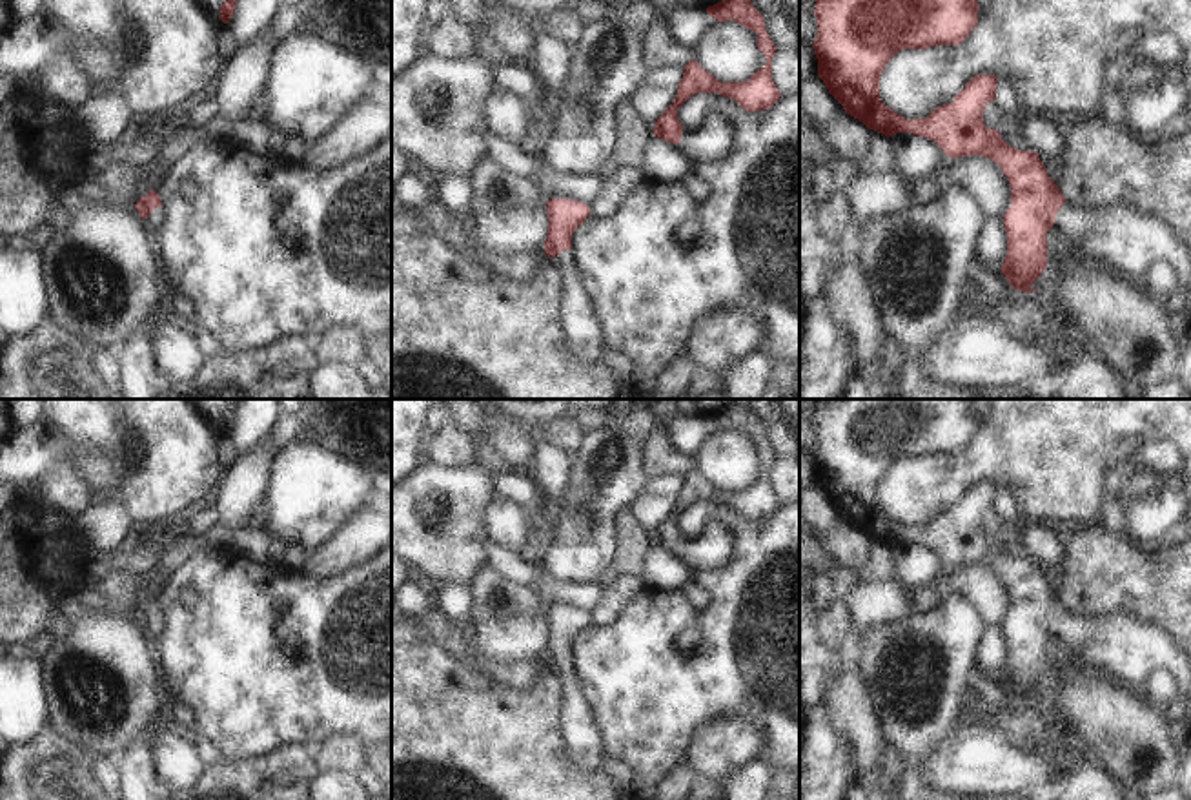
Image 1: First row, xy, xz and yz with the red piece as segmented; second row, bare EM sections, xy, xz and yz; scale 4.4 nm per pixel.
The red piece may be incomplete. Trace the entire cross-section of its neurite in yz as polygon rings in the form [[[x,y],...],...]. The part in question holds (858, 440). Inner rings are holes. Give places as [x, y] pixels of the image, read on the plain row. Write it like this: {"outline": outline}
{"outline": [[[830,399],[816,408],[814,423],[818,430],[818,445],[812,452],[818,467],[818,485],[823,488],[829,501],[843,514],[845,521],[863,530],[885,545],[896,541],[912,541],[934,549],[947,565],[980,563],[996,570],[1011,592],[1011,616],[1003,623],[1003,636],[1007,641],[1007,663],[1002,672],[1002,682],[1013,698],[1033,700],[1031,694],[1047,676],[1047,640],[1056,634],[1069,658],[1080,660],[1085,667],[1098,672],[1107,672],[1124,682],[1127,687],[1142,691],[1149,674],[1155,669],[1169,669],[1182,689],[1182,696],[1191,694],[1191,662],[1186,651],[1173,640],[1171,632],[1158,623],[1144,618],[1133,610],[1111,612],[1098,618],[1089,618],[1067,610],[1060,596],[1049,585],[1047,576],[1036,559],[1022,559],[1011,556],[998,538],[989,538],[983,532],[985,514],[996,508],[998,485],[976,483],[954,505],[951,512],[938,514],[929,525],[907,528],[880,507],[880,485],[889,468],[901,457],[929,457],[934,454],[958,454],[978,434],[978,410],[971,399]]]}

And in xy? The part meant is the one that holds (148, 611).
{"outline": [[[151,598],[148,603],[137,609],[135,616],[142,625],[146,636],[155,641],[164,627],[164,618],[158,601]]]}

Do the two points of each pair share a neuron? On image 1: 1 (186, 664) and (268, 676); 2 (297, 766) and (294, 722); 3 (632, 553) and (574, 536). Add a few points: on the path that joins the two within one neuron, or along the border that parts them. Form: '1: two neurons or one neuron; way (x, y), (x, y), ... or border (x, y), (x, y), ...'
1: one neuron; way (206, 664), (248, 664)
2: two neurons; border (315, 744), (279, 744), (254, 755)
3: two neurons; border (627, 507), (616, 516), (616, 553), (607, 574)

